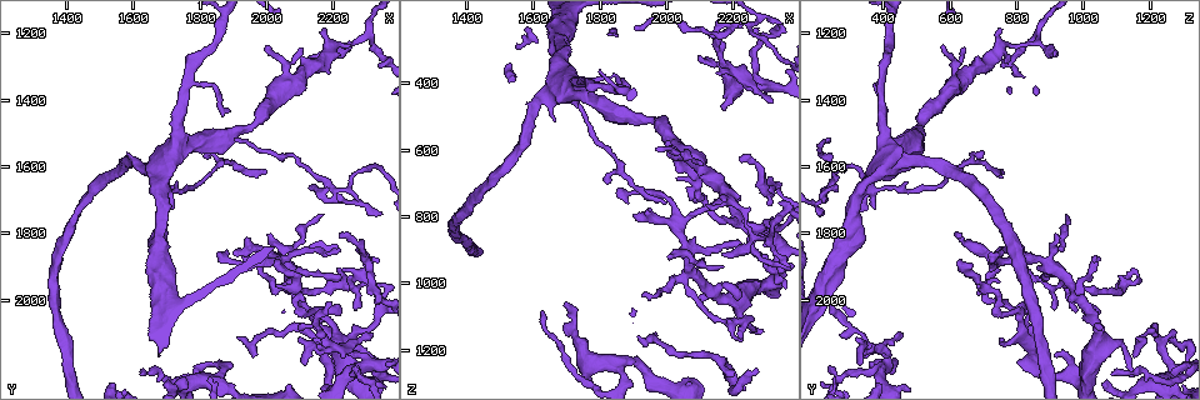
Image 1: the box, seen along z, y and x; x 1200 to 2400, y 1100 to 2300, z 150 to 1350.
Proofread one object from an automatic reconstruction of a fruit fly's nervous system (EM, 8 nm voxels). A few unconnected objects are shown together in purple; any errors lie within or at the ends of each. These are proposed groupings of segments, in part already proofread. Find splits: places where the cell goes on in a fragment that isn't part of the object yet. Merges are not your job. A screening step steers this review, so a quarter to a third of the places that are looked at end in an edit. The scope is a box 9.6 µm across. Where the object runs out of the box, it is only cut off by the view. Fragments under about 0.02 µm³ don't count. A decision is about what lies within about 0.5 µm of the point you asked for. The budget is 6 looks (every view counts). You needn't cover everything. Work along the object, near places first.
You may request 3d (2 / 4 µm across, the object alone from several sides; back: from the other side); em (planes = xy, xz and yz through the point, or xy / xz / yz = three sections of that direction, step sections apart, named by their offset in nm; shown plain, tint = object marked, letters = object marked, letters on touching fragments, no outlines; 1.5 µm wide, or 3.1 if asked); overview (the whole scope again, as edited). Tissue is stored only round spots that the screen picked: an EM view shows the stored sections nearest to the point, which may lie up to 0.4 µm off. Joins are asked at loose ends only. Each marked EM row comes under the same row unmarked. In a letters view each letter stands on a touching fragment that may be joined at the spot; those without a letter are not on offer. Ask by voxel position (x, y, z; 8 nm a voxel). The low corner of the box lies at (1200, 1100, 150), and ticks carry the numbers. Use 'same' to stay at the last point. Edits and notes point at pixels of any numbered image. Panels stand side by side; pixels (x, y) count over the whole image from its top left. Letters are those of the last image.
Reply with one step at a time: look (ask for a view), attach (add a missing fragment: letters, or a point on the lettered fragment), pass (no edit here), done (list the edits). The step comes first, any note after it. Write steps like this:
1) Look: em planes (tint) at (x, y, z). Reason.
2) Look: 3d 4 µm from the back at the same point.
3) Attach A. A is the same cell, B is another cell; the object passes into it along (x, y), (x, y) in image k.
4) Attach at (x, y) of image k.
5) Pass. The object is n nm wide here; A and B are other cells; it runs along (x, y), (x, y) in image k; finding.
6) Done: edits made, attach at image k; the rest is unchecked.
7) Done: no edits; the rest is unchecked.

Look: 3d 2 µm at (2220, 1810, 630). An open end.

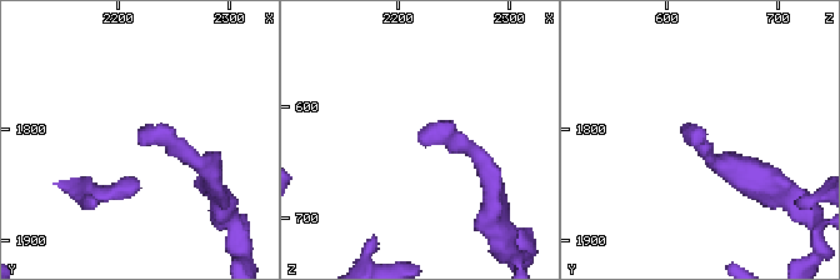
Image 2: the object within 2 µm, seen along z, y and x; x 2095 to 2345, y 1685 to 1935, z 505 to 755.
Look: em planes (letters) at (2218, 1812, 628).

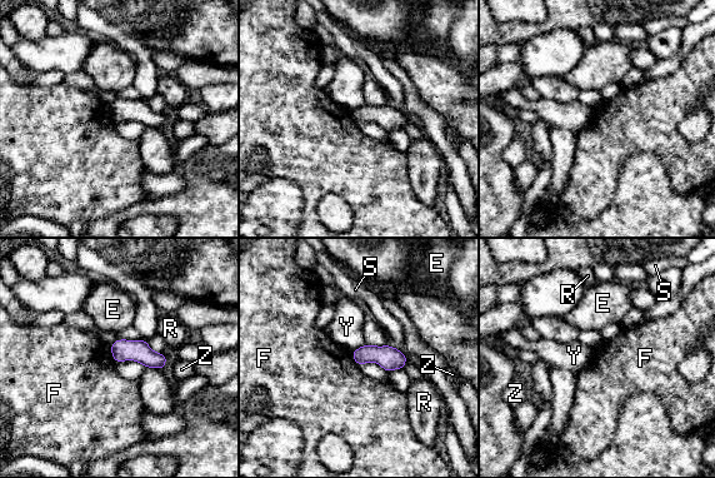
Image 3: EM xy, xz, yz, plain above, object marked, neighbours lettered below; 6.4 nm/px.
Pass. The object is 110 nm wide here; E, F, R, S, Y and Z are other cells; a border runs along (109, 344), (111, 358), (115, 362) in image 3; none of them fits.

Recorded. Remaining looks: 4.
Look: em planes (tint) at (2000, 1620, 760). Thin end.

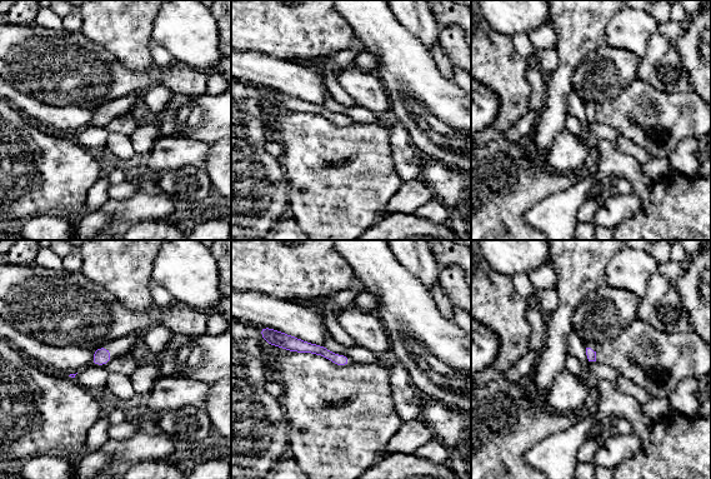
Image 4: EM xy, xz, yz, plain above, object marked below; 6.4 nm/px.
Look: em planes (letters) at the same point.

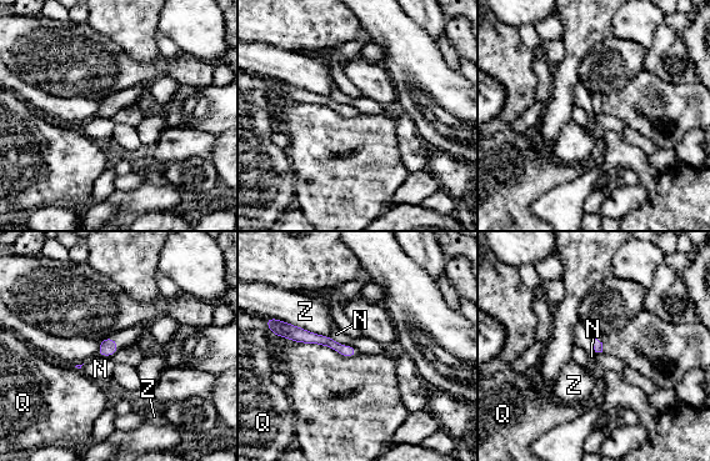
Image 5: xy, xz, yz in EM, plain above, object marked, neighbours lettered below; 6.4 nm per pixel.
Pass. N, Q and Z are other cells; it runs along (288, 327), (353, 352) in image 5; none of them fits.

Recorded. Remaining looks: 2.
Look: 3d 4 µm at (2270, 2200, 230). Tapers out.

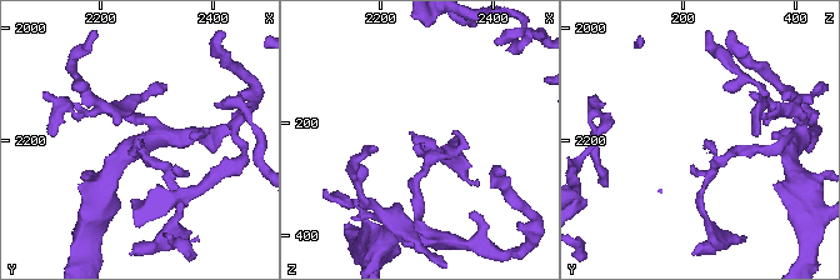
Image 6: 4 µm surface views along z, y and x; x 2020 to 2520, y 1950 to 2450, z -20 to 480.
Look: em planes (letters) at (2270, 2205, 235).

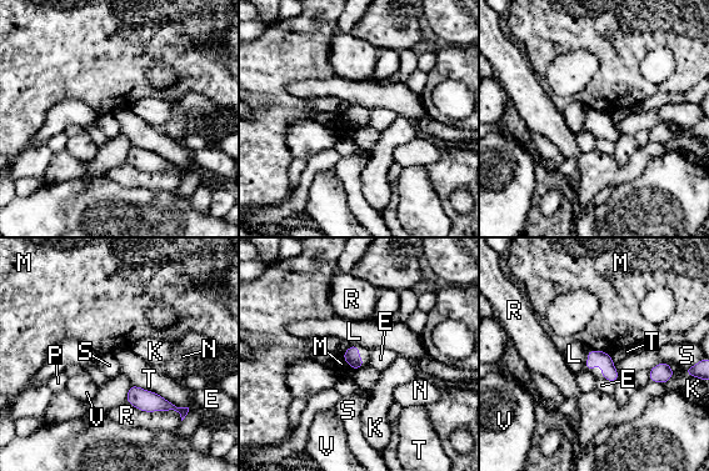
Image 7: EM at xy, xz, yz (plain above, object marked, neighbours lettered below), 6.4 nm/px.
Pass. The longest contact is with T, 360 nm; E, K, L, M, N, P, R, S, T and V are other cells; a border runs along (589, 349), (583, 364) in image 7; no lettered fragment goes on from it.

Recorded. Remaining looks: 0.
Done: no edits; the rest is unchecked.

